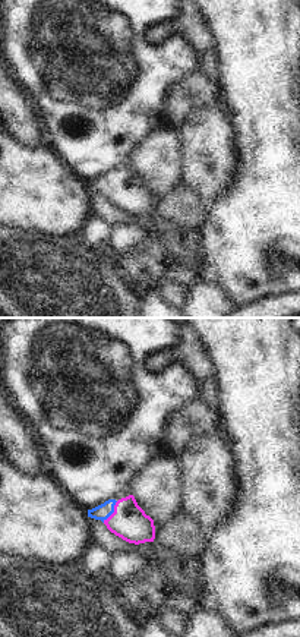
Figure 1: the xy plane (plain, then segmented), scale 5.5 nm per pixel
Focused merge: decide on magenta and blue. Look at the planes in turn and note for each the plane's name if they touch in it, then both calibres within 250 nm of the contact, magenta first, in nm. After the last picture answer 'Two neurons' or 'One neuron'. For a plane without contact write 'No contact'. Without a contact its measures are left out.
Touches magenta in xy. Thickness 200 nm (magenta) against 90 nm.

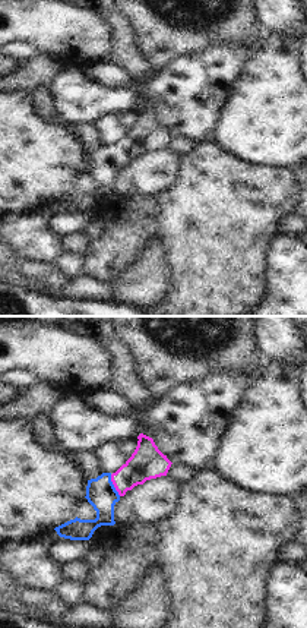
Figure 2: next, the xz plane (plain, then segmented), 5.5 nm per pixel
Touches magenta in xz. Thickness 180 nm (magenta) against 160 nm.

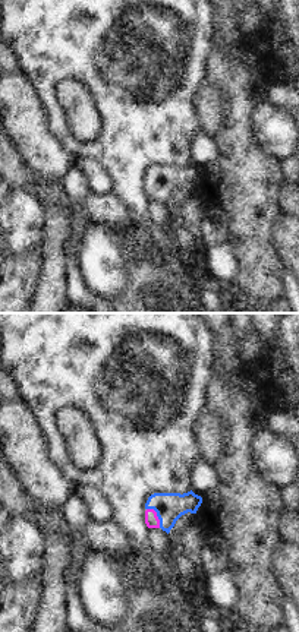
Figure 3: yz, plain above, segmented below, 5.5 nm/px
Touches magenta in yz. Thickness 80 nm (magenta) against 160 nm.

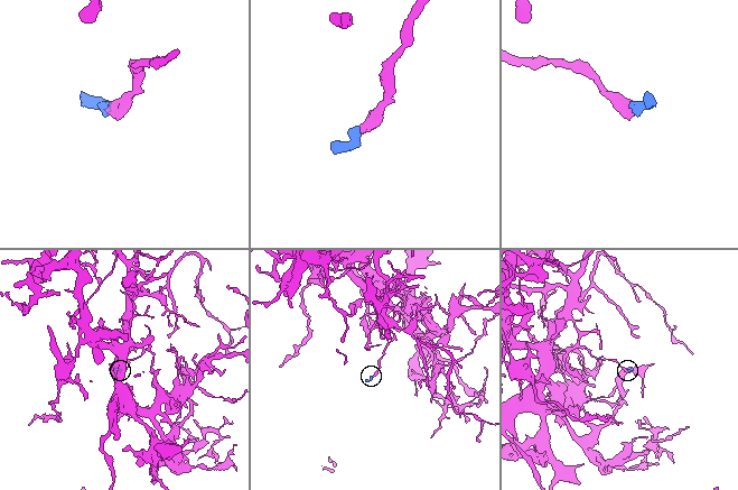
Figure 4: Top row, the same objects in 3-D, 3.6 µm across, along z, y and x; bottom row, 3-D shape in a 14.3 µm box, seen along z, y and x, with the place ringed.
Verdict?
One neuron.

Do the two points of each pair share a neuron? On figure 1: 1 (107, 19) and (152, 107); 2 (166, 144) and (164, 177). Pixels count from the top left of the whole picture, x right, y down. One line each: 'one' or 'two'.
1: one
2: one

